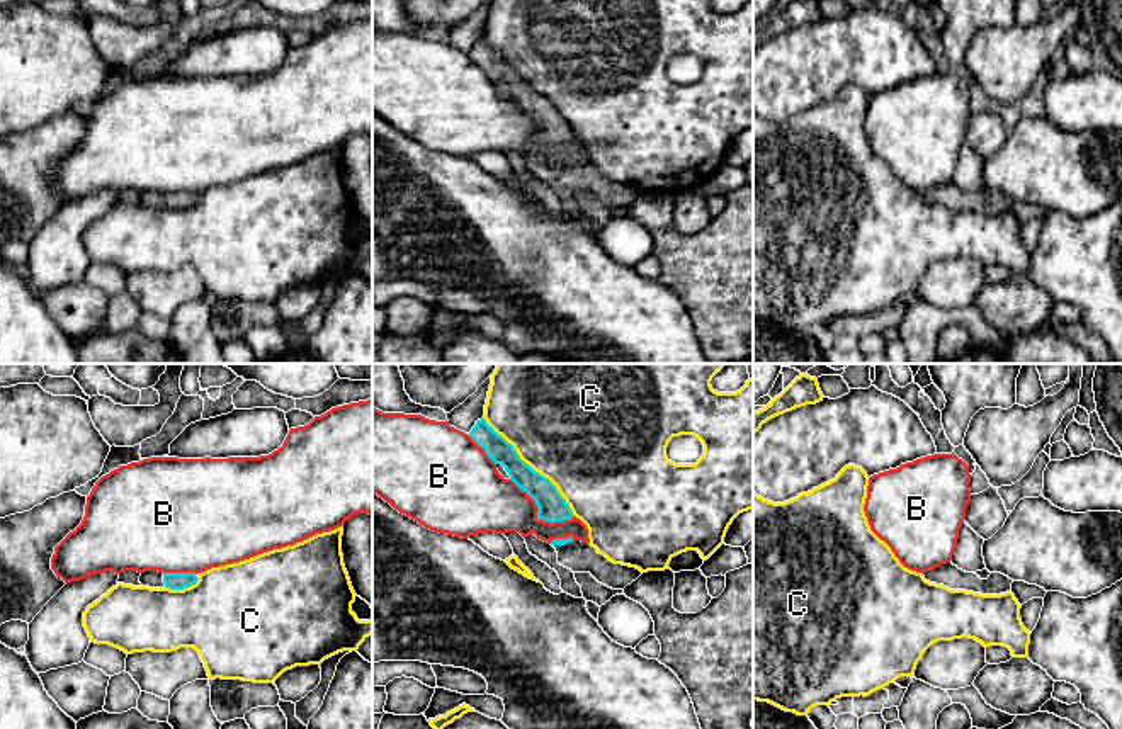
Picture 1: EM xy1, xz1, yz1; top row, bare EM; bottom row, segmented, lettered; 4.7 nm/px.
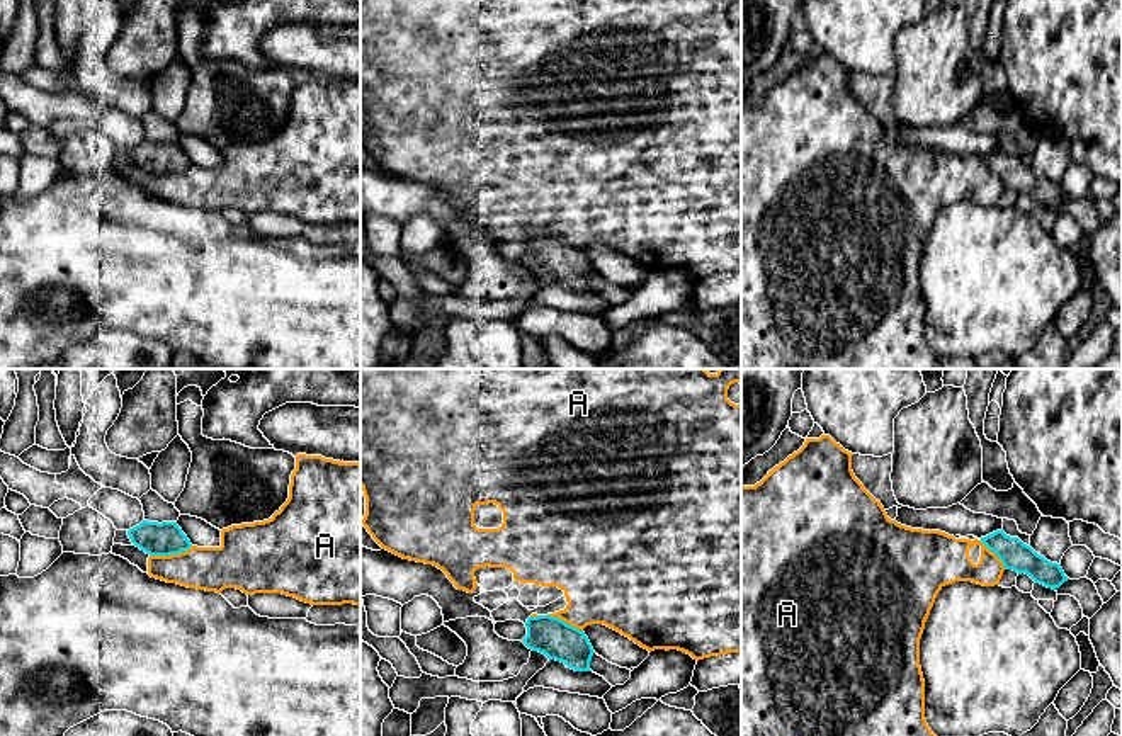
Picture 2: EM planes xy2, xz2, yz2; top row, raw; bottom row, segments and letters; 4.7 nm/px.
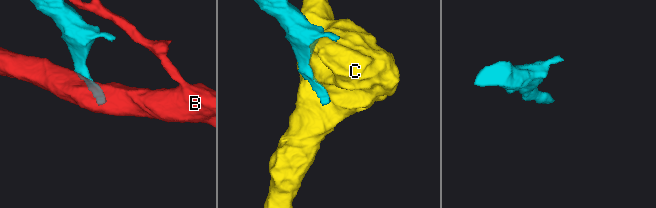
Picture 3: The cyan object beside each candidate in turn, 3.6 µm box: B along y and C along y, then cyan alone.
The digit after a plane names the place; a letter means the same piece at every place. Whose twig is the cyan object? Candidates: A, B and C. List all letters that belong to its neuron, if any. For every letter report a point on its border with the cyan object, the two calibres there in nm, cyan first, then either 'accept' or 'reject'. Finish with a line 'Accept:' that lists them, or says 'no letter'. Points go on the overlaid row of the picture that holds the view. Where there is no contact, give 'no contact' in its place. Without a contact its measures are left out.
A: contact xy2 (170, 553); calibres 160 and 200 nm; reject
B: contact xz1 (538, 515); calibres 140 and 280 nm; reject
C: contact xz1 (529, 466); calibres 140 and 500 nm; reject
Accept: no letter

